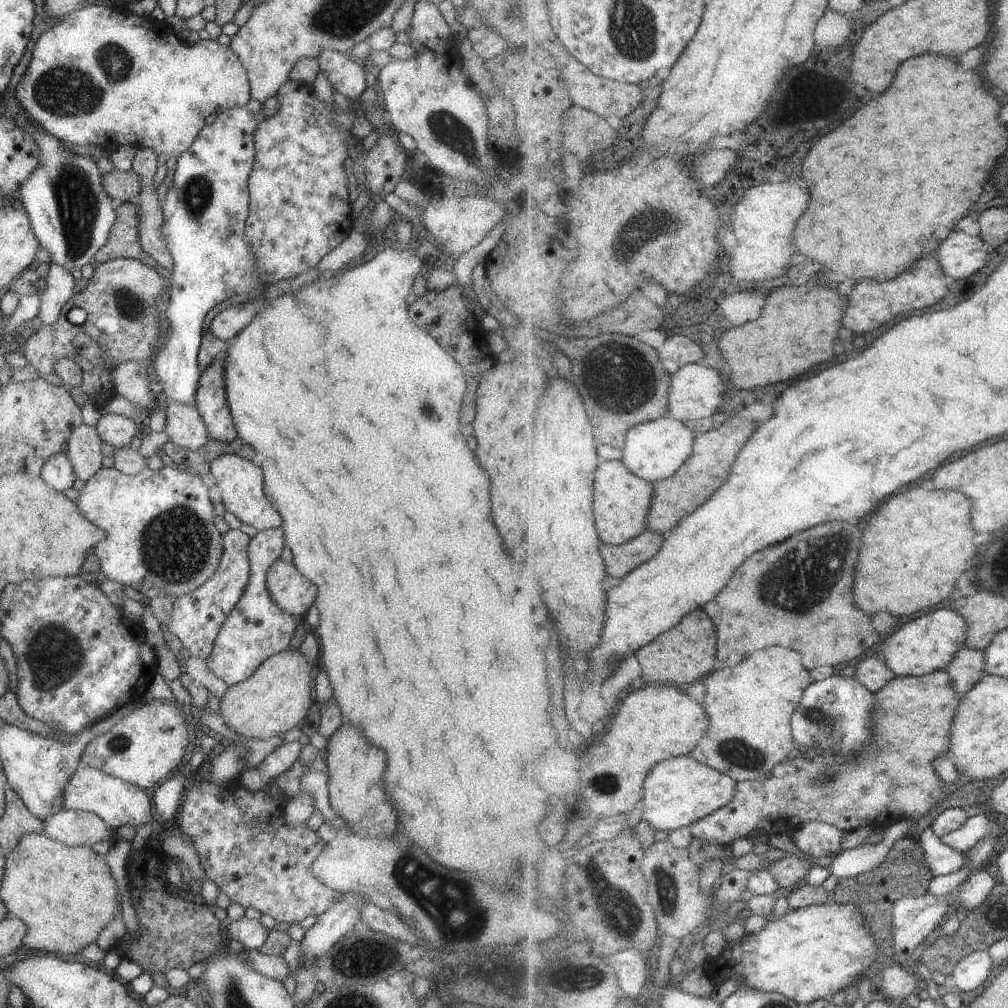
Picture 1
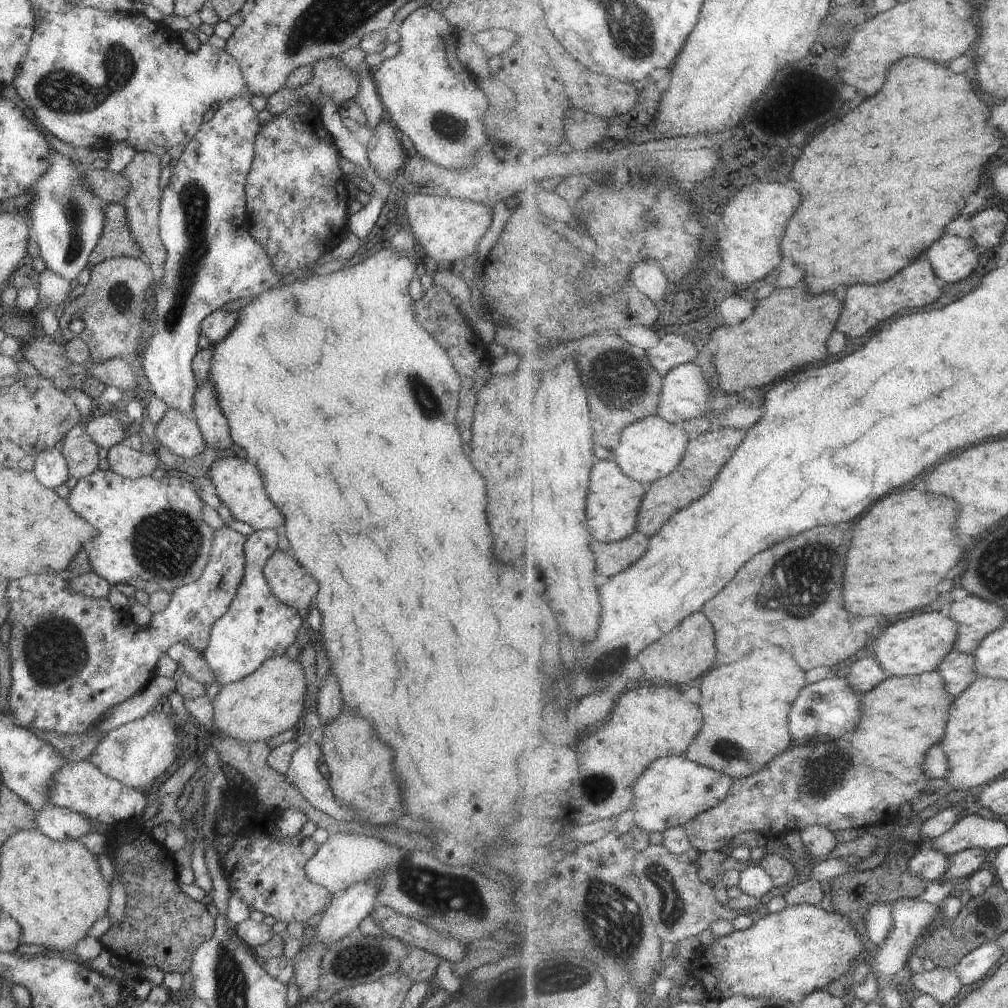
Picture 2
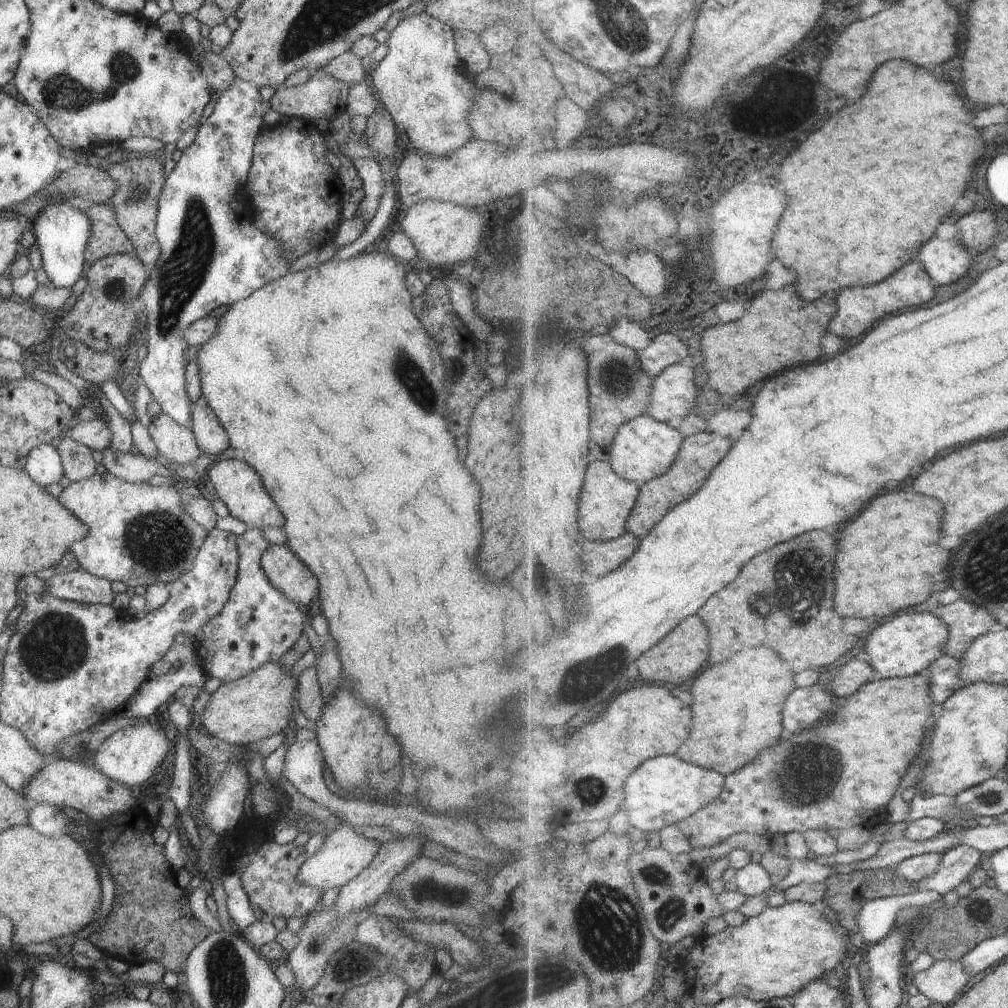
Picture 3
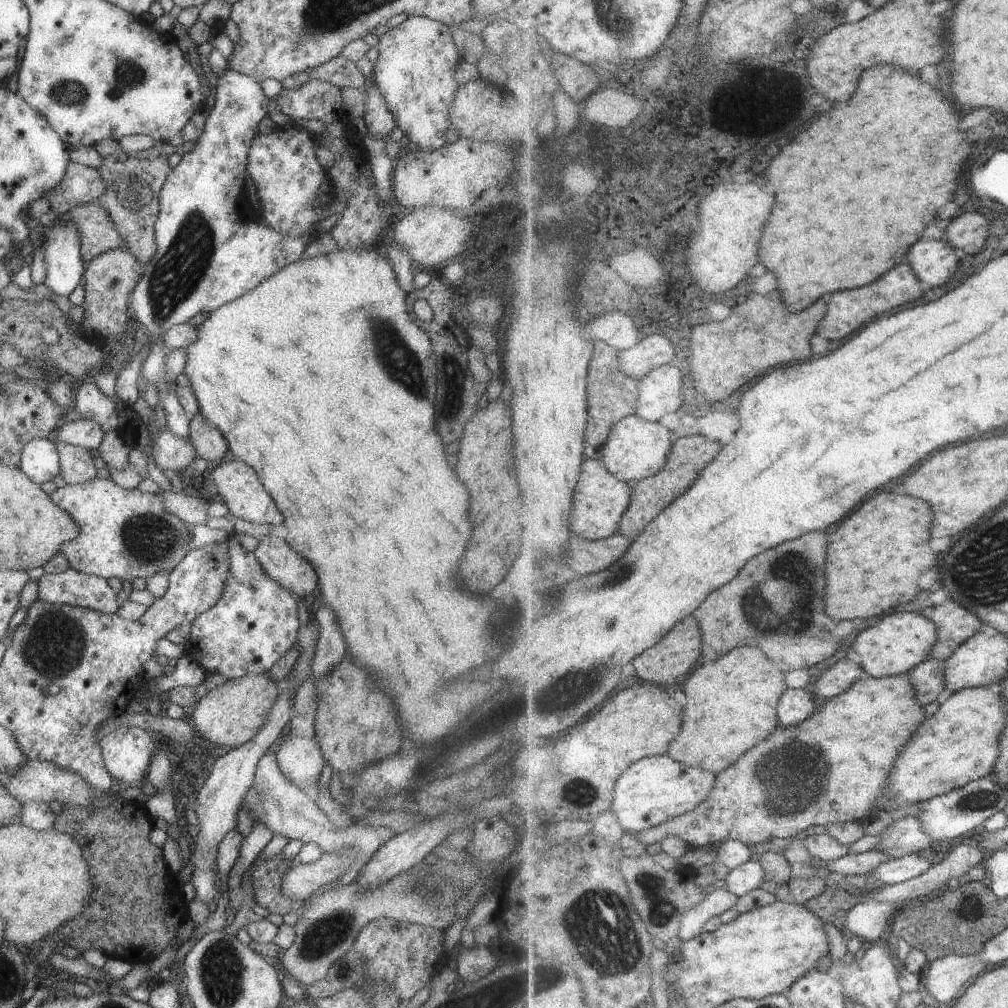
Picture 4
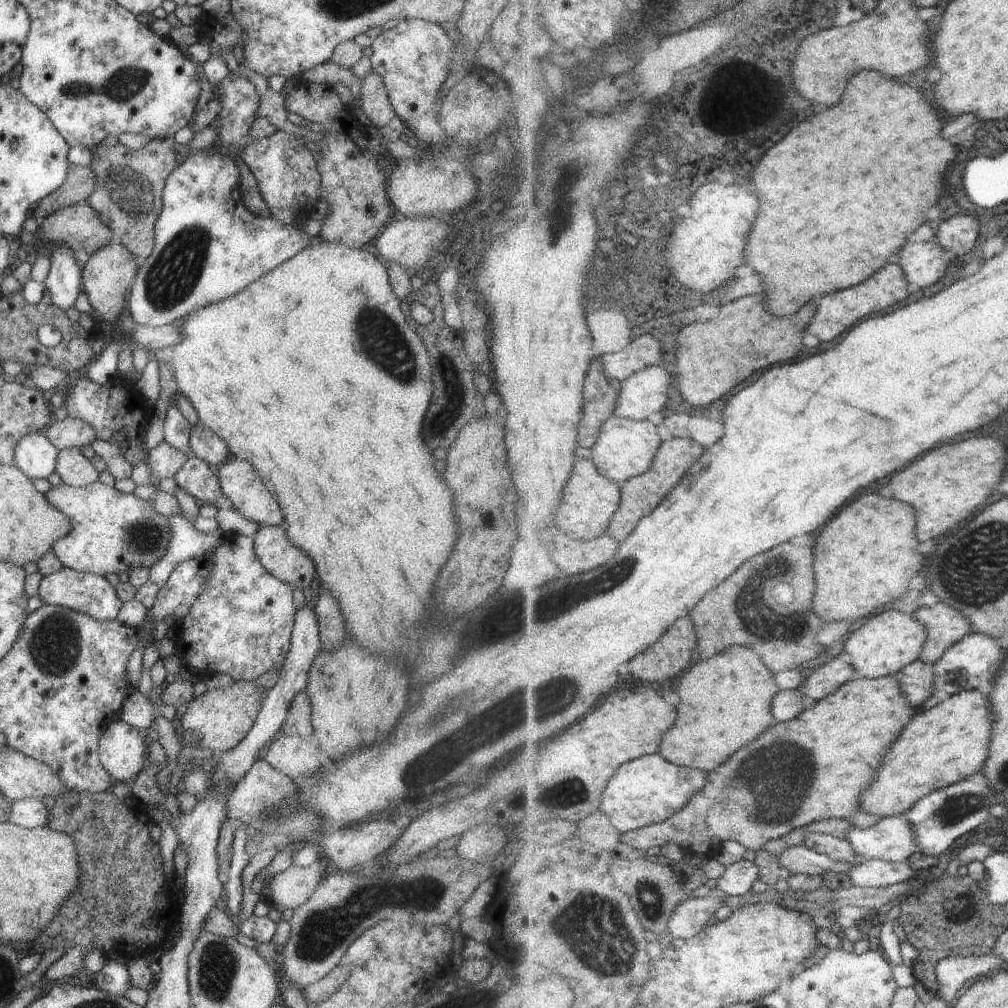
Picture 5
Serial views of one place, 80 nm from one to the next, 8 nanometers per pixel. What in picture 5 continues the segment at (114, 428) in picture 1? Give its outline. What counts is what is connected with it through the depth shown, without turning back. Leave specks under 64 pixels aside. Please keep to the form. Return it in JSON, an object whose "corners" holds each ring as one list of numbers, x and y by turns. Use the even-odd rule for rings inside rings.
{"corners":[[69,416,61,421,52,418,43,434,57,450,71,447,79,449,97,439,90,424]]}

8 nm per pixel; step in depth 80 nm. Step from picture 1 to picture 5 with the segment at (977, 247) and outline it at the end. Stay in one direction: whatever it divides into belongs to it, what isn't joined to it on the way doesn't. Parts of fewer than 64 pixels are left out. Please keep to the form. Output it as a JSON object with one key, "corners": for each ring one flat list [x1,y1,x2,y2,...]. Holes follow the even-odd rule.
{"corners":[[908,242,898,254,897,263,902,266,906,280,913,286,927,288,939,282,945,272,951,256,937,242]]}

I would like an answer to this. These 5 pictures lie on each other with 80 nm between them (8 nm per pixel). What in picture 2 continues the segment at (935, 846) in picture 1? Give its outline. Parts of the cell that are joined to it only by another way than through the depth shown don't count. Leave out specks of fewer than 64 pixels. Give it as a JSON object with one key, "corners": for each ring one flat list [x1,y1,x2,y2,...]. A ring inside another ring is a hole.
{"corners":[[922,840,916,856,909,860,909,868,913,876,921,876,925,880,937,881,947,874,951,868,950,856,933,848,931,841]]}

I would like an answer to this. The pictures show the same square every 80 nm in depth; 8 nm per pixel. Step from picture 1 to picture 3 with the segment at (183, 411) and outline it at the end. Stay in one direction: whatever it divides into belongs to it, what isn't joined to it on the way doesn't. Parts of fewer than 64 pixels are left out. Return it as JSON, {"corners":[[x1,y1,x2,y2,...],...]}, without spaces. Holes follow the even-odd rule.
{"corners":[[161,413,148,416,147,430,155,444,156,452,171,464,187,464,200,456,193,432,189,427,175,424,169,416]]}

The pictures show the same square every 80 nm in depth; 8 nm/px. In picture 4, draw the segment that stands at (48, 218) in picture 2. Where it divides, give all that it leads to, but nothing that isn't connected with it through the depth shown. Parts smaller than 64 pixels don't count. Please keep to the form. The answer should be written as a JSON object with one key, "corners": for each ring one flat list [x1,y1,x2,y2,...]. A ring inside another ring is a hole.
{"corners":[[57,223,50,229,38,228,44,245,40,254,46,265,46,276,42,283,57,297,68,298,77,285,82,284,85,262,80,254,80,237,71,223]]}

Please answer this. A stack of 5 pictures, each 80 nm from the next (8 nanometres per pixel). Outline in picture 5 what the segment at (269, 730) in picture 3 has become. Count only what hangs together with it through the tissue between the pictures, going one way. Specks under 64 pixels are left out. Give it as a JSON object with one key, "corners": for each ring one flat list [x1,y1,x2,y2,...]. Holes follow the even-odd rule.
{"corners":[[255,680,234,681,231,685,204,691,185,705,182,717,177,717,175,726,181,745,209,748,216,753,235,746,253,726,264,698,265,691,255,685]]}

